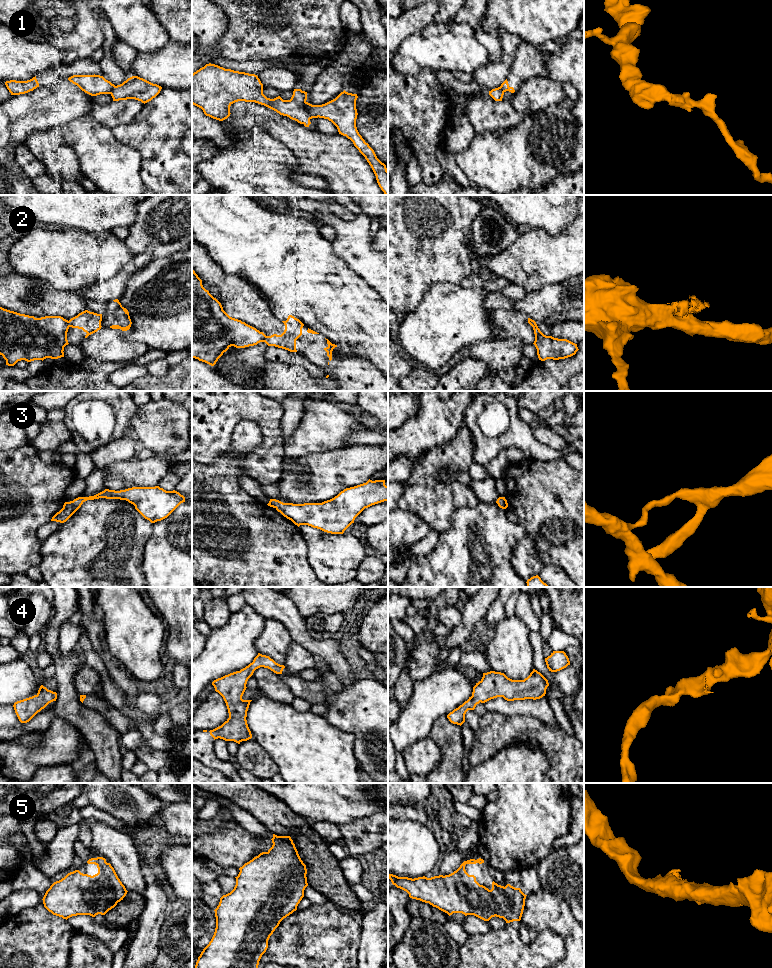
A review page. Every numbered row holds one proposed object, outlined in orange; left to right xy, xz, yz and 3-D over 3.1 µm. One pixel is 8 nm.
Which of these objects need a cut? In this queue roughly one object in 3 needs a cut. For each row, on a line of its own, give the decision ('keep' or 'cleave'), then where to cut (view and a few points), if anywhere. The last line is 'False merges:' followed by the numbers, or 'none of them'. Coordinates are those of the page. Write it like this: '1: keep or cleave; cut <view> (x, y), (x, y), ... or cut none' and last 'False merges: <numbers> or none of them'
1: cleave; cut xz (305, 102), (305, 108), (315, 117)
2: cleave; cut xz (265, 335), (263, 341)
3: cleave; cut xz (279, 501), (275, 507)
4: keep; cut none
5: keep; cut none
False merges: 1, 2, 3

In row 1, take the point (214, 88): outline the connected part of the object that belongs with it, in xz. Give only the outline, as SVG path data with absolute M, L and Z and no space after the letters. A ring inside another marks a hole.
M206 64L192 74L192 104L201 108L206 116L223 121L230 116L230 106L238 101L255 102L264 105L280 115L309 127L313 117L305 108L307 92L294 89L290 100L283 100L280 96L270 99L263 94L263 84L255 74L225 69L215 64Z

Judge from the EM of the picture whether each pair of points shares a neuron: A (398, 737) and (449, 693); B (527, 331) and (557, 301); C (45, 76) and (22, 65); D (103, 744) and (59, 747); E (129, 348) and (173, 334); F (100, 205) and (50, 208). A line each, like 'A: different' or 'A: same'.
A: same
B: different
C: different
D: different
E: different
F: same

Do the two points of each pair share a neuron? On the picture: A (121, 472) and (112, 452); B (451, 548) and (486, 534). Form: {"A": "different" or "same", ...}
{"A": "different", "B": "same"}

